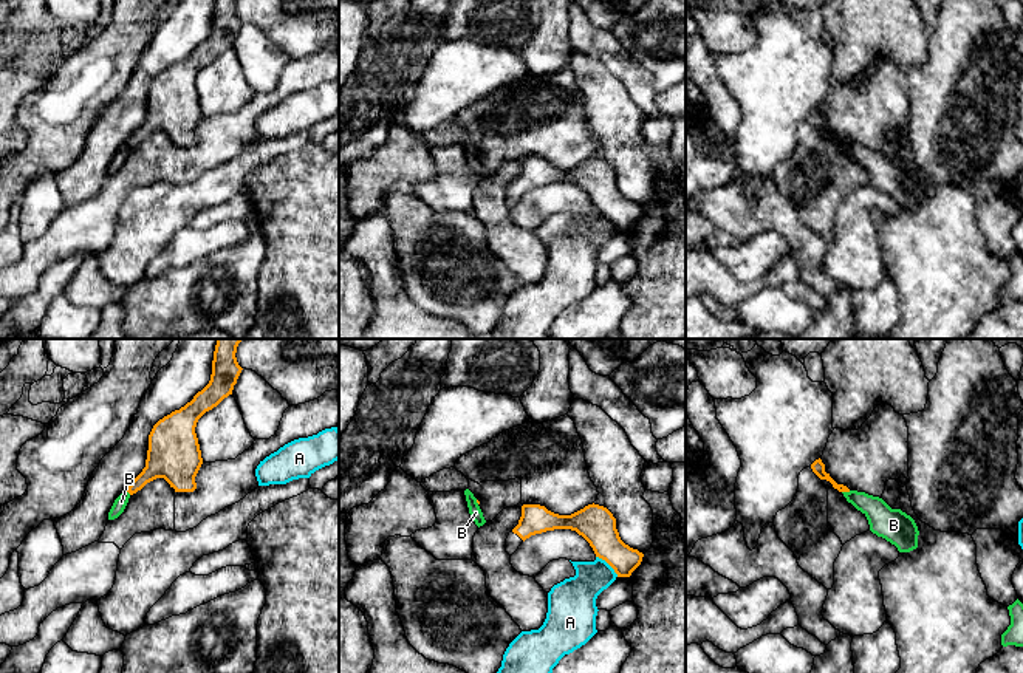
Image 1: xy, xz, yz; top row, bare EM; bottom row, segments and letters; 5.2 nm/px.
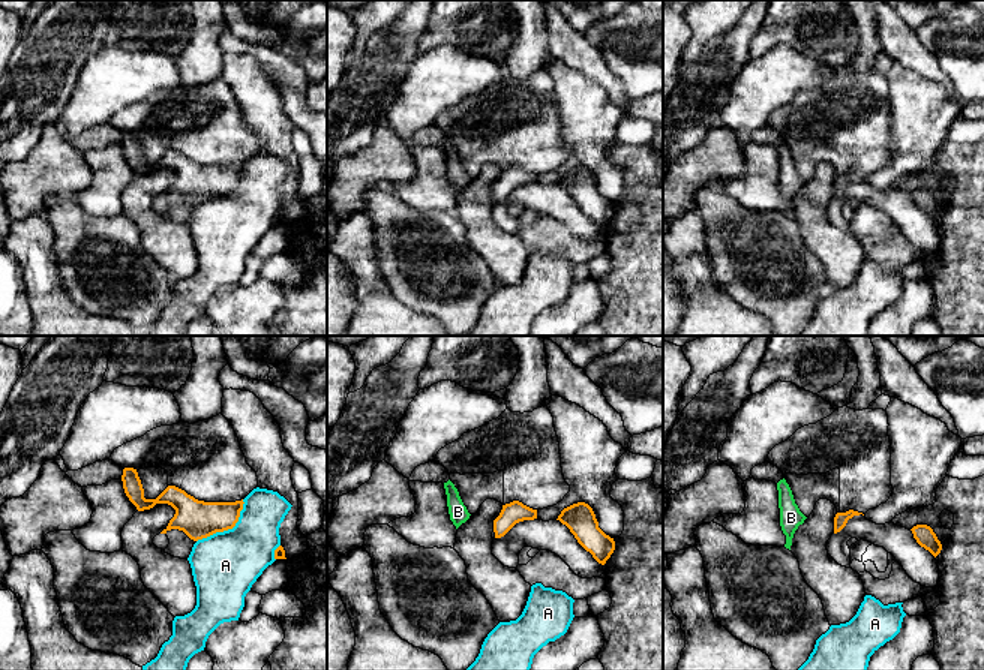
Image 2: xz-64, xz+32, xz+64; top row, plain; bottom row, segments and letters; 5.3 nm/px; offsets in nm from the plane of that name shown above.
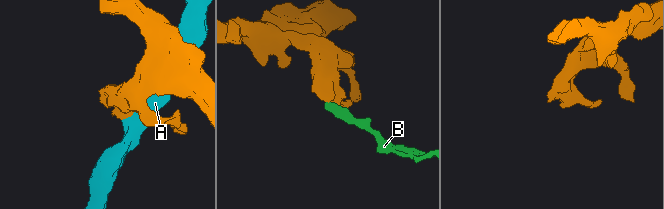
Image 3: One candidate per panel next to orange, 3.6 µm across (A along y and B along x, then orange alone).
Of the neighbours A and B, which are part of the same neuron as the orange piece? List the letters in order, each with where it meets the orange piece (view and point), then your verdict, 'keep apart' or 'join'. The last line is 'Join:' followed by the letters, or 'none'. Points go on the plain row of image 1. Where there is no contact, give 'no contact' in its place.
A: contact xz (609, 217); keep apart
B: contact yz (845, 144); join
Join: B

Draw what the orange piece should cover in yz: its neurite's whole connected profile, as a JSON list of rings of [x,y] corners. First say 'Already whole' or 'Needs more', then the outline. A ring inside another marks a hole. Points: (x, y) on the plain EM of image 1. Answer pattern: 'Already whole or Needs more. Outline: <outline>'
Needs more. Outline: [[[820,111],[811,118],[811,122],[820,133],[830,135],[834,142],[843,147],[848,156],[867,170],[873,187],[895,198],[899,206],[910,206],[918,201],[919,184],[910,169],[901,162],[891,162],[879,150],[850,144],[847,139],[837,138],[830,127],[825,125],[825,118]]]

